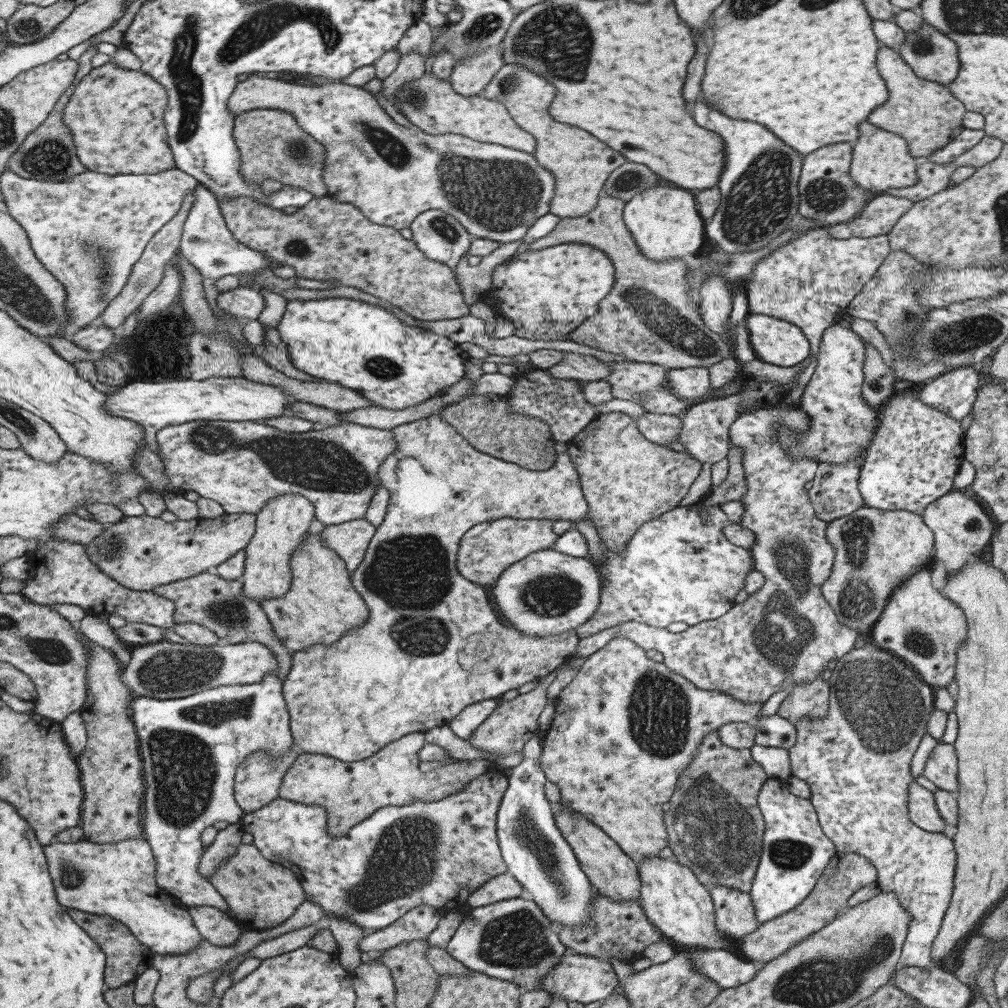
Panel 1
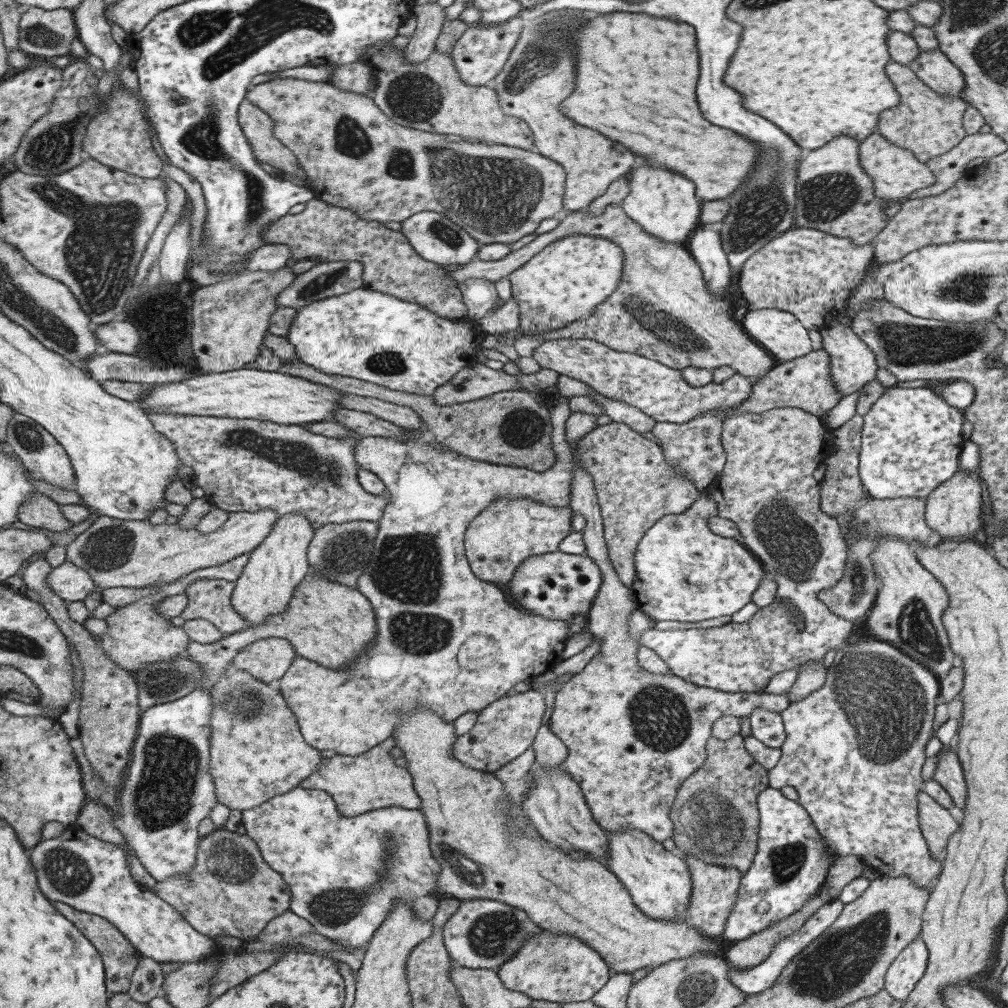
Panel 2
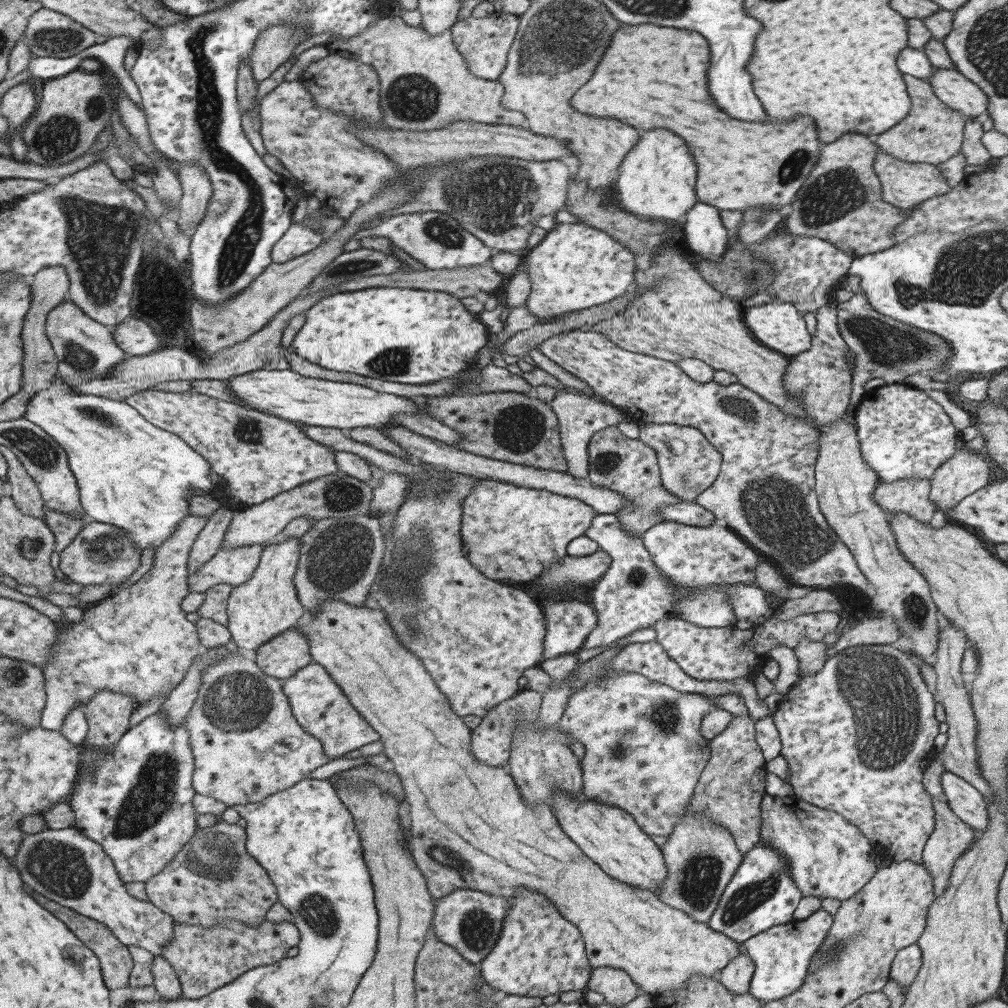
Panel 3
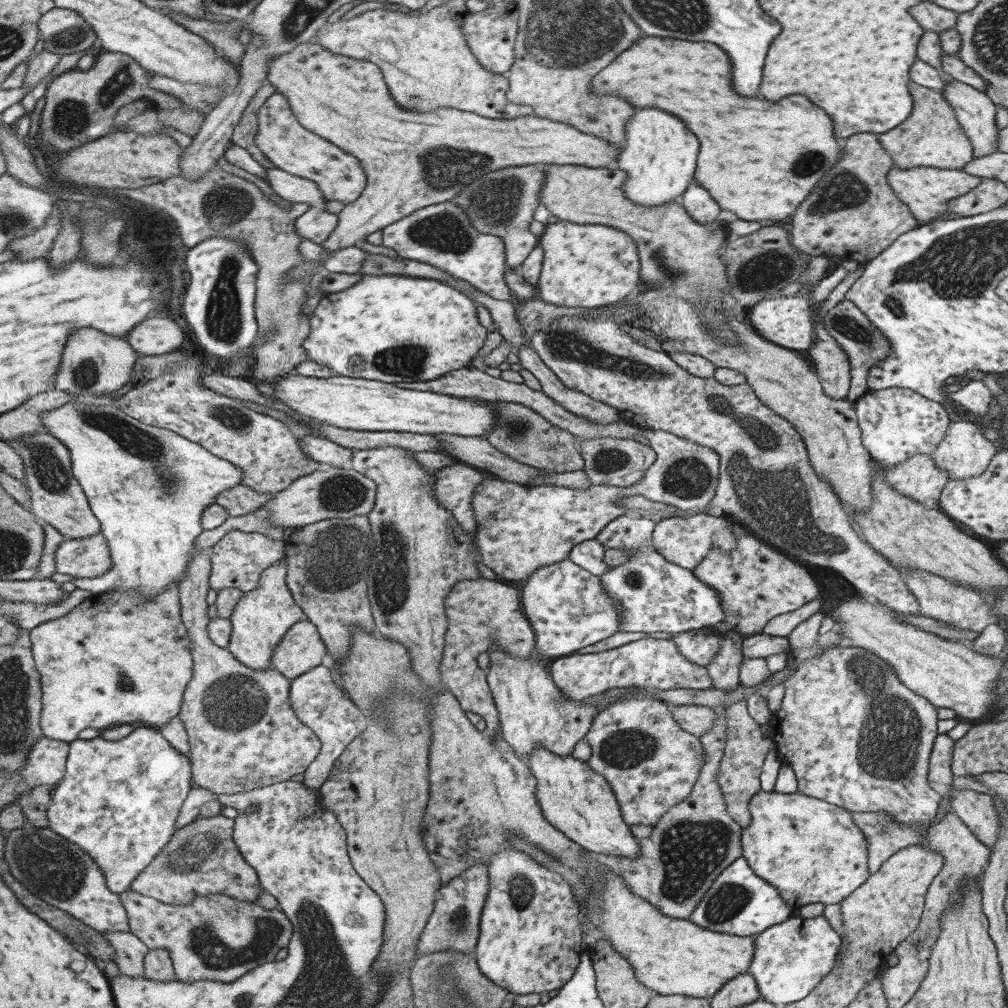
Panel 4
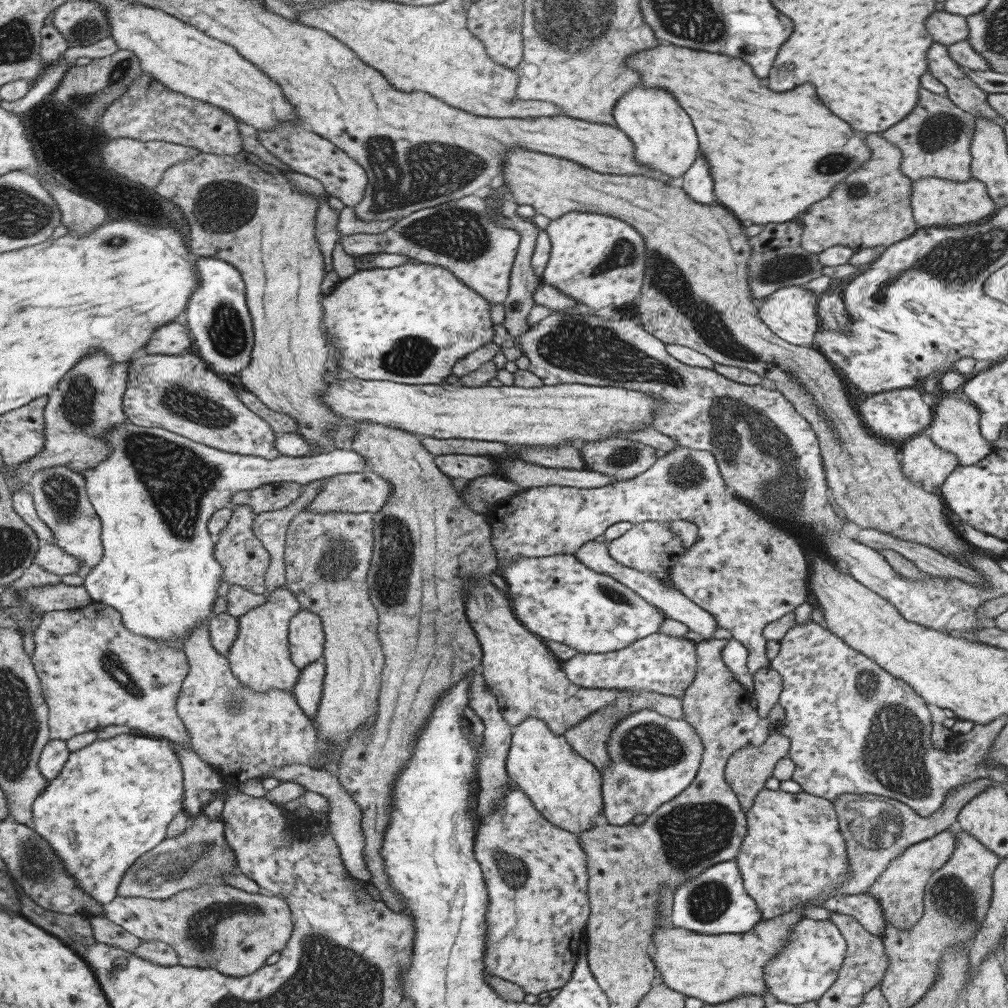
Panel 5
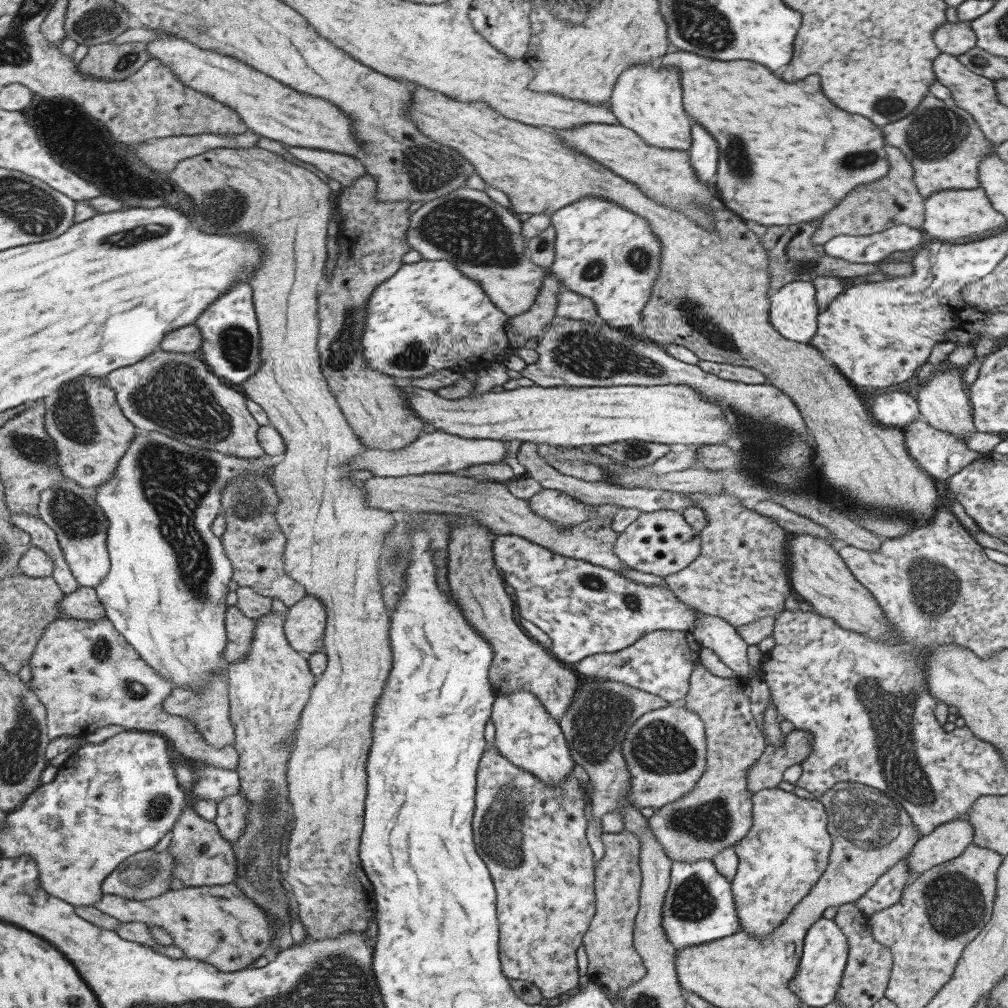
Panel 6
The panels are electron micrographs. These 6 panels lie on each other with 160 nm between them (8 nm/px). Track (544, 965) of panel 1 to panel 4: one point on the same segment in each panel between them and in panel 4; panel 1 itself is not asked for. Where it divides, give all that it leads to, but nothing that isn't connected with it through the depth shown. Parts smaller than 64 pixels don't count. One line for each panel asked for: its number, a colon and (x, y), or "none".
2: (482, 933)
3: (469, 921)
4: (453, 925)

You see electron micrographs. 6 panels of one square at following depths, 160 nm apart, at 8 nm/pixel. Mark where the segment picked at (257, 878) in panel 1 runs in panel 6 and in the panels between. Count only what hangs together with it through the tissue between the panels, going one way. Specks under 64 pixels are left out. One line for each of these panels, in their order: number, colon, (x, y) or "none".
2: (230, 891)
3: (212, 878)
4: (201, 858)
5: (199, 854)
6: (147, 875)

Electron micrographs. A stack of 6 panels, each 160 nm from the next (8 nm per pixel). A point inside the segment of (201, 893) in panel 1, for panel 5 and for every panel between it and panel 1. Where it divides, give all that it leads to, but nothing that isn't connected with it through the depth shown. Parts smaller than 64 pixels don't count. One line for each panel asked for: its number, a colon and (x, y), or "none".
2: (169, 790)
3: (136, 800)
4: (119, 800)
5: (112, 804)

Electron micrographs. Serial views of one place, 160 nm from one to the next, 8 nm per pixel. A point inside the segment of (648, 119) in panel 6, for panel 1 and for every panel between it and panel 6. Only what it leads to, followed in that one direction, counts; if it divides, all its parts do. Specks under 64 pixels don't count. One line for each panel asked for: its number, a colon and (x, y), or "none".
1: (663, 221)
2: (663, 203)
3: (656, 179)
4: (658, 157)
5: (663, 139)

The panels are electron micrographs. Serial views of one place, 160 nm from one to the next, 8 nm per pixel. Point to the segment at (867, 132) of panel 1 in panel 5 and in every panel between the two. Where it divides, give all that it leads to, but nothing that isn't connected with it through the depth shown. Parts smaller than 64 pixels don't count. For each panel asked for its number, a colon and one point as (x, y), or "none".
2: (895, 173)
3: (903, 184)
4: (925, 190)
5: (937, 202)

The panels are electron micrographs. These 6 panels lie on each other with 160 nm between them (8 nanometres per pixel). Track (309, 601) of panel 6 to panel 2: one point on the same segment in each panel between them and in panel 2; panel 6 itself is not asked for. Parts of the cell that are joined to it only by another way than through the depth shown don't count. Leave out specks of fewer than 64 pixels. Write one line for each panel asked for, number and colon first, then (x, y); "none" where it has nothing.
2: (266, 659)
3: (279, 657)
4: (301, 648)
5: (305, 637)

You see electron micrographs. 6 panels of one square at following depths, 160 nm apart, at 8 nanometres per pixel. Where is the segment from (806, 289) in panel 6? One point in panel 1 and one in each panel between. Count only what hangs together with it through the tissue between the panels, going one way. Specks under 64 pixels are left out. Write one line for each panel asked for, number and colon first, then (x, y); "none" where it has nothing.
1: (774, 341)
2: (779, 333)
3: (777, 325)
4: (785, 321)
5: (789, 312)

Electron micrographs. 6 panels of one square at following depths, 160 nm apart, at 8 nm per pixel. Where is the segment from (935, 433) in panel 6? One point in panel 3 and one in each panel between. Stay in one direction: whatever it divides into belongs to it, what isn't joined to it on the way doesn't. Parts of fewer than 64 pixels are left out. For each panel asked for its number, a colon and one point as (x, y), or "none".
3: (910, 496)
4: (917, 478)
5: (921, 460)

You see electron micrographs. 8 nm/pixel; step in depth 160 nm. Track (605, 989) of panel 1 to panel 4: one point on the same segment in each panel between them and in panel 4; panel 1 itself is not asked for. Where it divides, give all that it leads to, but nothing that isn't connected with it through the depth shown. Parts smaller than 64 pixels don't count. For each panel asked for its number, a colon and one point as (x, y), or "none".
2: (555, 968)
3: (538, 953)
4: (529, 940)

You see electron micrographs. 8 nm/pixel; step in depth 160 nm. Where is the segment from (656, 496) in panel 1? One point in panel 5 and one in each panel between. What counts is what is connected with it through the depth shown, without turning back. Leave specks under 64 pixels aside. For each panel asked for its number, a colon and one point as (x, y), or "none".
2: (633, 485)
3: (627, 466)
4: (609, 461)
5: (619, 457)

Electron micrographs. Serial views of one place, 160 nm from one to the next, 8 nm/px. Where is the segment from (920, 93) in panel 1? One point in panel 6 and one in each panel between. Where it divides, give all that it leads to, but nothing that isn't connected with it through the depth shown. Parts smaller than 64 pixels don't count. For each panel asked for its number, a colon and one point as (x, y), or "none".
2: (927, 123)
3: (930, 133)
4: (931, 136)
5: (934, 139)
6: (944, 146)

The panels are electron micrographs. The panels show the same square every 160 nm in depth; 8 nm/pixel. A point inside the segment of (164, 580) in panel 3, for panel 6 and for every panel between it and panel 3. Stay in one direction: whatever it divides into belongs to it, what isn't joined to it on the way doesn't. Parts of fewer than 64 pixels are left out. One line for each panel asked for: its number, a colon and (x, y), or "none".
4: (114, 660)
5: (95, 672)
6: (87, 674)

